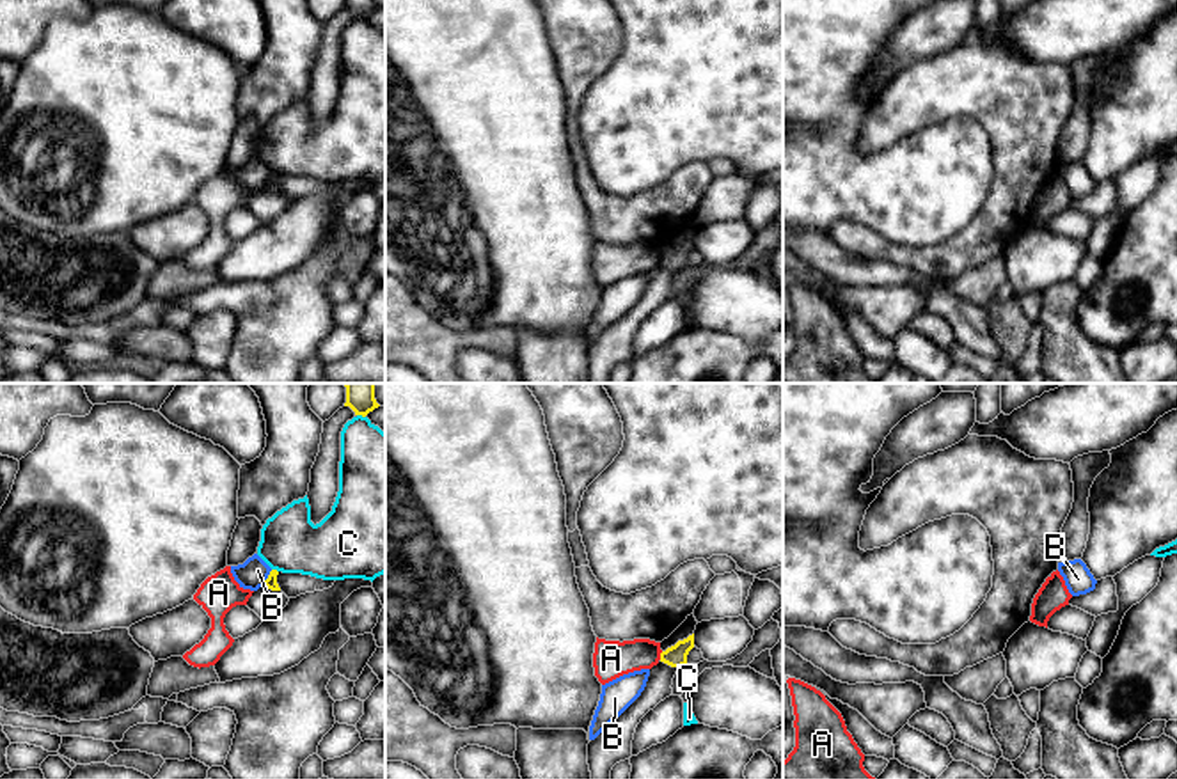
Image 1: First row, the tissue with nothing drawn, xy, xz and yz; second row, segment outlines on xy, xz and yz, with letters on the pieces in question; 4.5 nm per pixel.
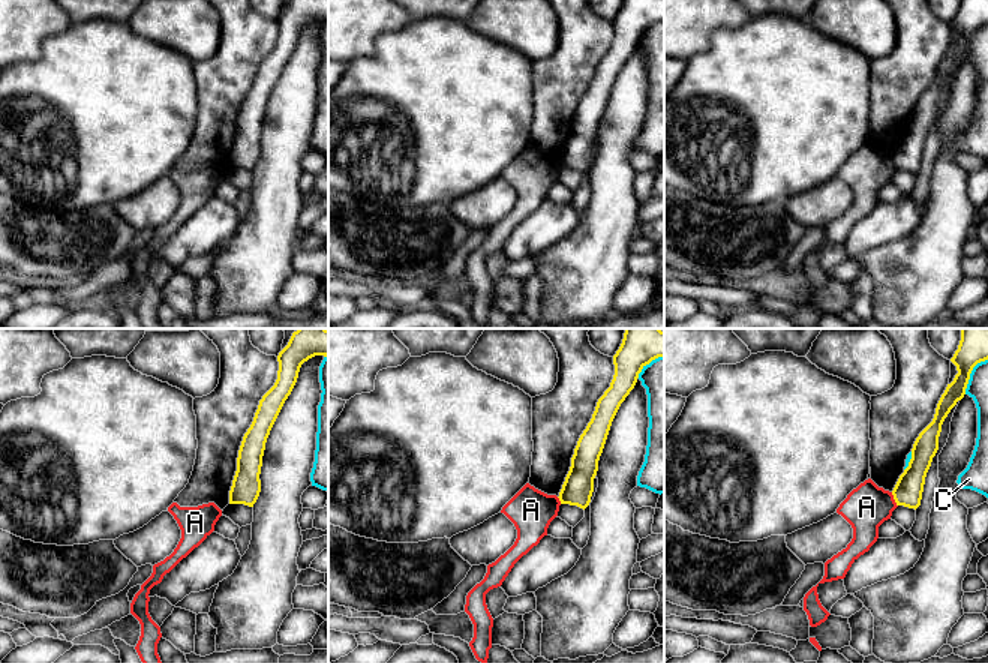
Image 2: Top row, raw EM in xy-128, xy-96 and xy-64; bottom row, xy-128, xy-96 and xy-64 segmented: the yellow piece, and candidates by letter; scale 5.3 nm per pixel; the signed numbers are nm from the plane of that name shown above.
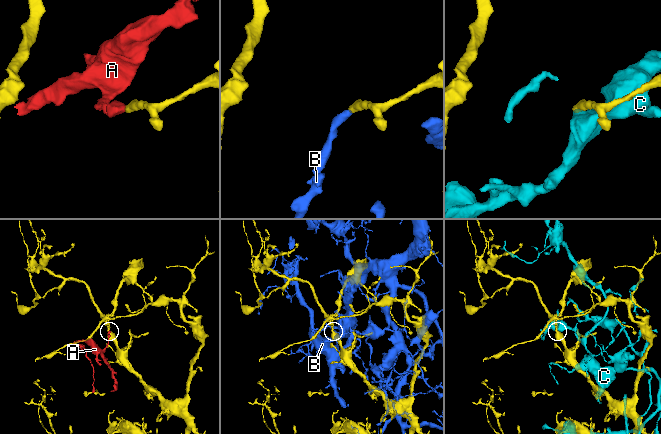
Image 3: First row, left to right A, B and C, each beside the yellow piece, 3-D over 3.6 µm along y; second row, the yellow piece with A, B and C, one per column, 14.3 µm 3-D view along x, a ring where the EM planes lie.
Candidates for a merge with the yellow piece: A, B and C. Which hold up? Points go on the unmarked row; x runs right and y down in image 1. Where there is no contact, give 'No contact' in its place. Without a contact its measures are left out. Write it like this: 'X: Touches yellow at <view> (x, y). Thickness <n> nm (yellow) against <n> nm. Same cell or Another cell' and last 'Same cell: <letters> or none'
A: Touches yellow at xz (661, 258). Thickness 100 nm (yellow) against 170 nm. Another cell
B: Touches yellow at xy (268, 180). Thickness 60 nm (yellow) against 130 nm. Another cell
C: Touches yellow at xy (276, 173). Thickness 60 nm (yellow) against 280 nm. Another cell
Same cell: none

